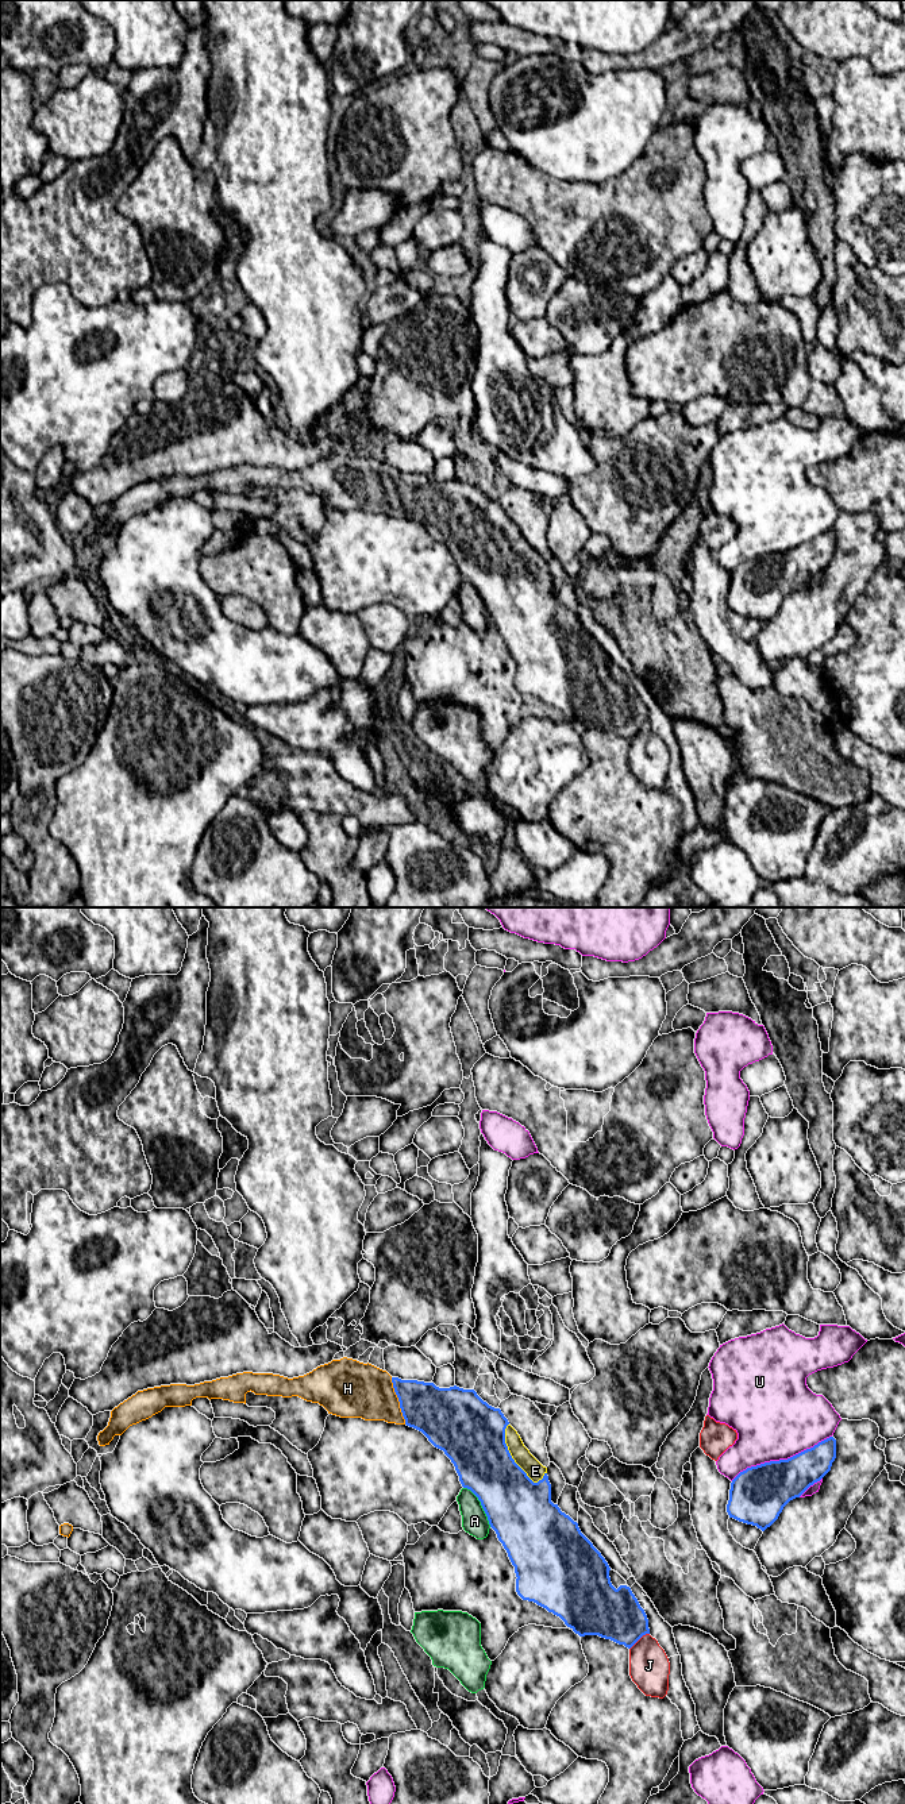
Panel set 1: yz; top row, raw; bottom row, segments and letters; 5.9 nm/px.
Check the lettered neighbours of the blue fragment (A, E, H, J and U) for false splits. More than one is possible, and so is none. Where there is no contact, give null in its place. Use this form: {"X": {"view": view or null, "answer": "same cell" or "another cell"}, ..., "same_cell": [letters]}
{"A": {"view": "yz", "answer": "another cell"}, "E": {"view": "yz", "answer": "same cell"}, "H": {"view": "yz", "answer": "same cell"}, "J": {"view": "yz", "answer": "another cell"}, "U": {"view": "yz", "answer": "another cell"}, "same_cell": ["E", "H"]}

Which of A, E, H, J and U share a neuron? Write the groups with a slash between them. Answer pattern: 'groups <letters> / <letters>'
groups A / E H / J / U

